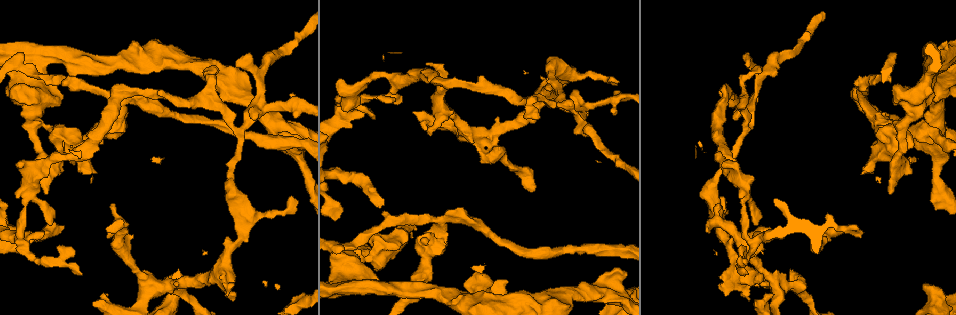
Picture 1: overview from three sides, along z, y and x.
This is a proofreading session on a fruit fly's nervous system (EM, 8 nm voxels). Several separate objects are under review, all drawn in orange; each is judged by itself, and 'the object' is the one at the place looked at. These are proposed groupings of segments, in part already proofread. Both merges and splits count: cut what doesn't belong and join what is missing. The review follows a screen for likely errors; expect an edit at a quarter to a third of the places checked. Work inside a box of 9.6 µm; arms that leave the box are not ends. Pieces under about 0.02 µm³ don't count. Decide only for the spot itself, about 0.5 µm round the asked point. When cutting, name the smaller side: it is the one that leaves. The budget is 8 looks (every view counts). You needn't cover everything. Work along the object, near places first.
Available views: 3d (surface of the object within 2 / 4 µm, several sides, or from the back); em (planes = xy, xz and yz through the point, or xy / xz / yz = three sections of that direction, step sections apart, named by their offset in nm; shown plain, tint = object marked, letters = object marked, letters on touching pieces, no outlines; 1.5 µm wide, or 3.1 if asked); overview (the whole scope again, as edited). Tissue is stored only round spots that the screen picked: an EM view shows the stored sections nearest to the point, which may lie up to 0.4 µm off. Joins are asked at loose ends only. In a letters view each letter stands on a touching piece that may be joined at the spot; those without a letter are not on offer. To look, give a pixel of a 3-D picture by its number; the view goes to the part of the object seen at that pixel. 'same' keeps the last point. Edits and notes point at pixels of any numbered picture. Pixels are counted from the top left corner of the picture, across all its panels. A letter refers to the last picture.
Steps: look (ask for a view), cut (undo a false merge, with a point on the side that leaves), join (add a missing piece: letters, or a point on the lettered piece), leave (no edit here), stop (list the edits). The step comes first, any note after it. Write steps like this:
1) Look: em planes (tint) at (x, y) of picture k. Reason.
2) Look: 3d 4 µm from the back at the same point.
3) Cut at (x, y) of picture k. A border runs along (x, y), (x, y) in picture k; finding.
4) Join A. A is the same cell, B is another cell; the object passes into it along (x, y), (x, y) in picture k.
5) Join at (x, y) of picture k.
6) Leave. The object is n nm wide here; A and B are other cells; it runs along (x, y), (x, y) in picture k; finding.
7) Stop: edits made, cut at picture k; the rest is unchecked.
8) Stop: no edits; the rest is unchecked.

Look: em planes (letters) at (366, 259) of picture 1. Sudden change in width.

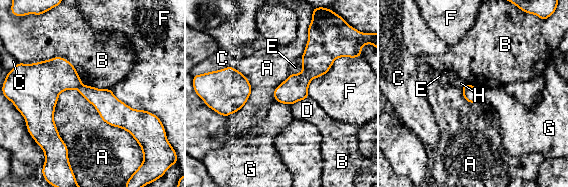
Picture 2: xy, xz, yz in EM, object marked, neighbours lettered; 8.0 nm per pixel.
Cut at (105, 102) of picture 2. A, B, C, D, E, F, G and H are other cells; a border runs along (82, 84), (78, 90) in picture 2; a second neuron is stuck on.

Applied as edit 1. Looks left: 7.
Look: 3d 2 µm at (81, 273) of picture 1. Free end.

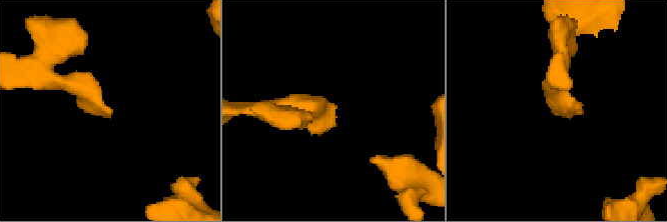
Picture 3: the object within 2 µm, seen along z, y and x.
Look: em planes (letters) at (571, 114) of picture 3. Need the tissue.

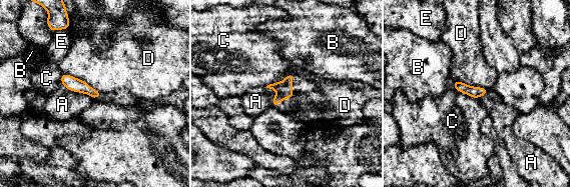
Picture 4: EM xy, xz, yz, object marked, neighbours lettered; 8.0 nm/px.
Leave. A, B, C, D and E are other cells; it runs along (63, 77), (69, 82), (96, 94) in picture 4; no lettered piece goes on from it.

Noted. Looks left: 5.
Look: 3d 2 µm from the back at (932, 291) of picture 1. Calibre changes.

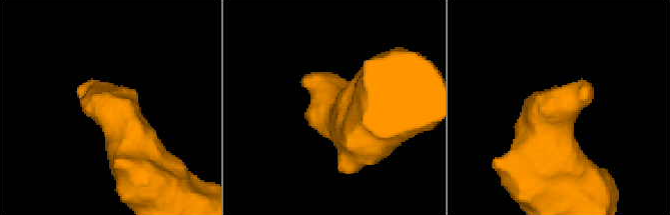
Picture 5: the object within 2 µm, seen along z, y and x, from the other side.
Look: em xy step 8 (tint) at (336, 104) of picture 5. Need the tissue.

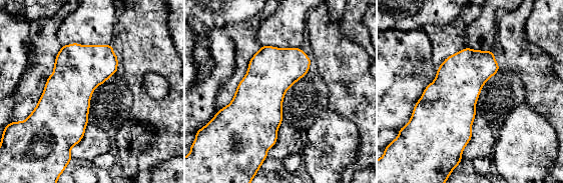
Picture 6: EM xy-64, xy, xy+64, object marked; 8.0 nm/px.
Look: em planes (letters) at the same point. Cut it another way.

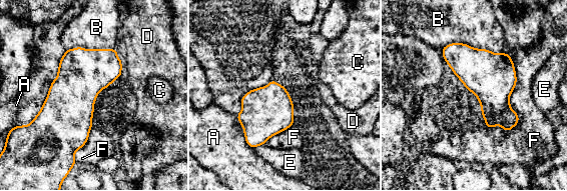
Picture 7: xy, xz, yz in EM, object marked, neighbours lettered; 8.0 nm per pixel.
Leave. The object is 320 nm wide here; A, B, C, D, E and F are other cells; a border runs along (508, 54), (518, 115), (511, 130) in picture 7; continuous, no second neuron.

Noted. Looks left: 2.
Stop: edits made, cut at picture 2; the rest is unchecked.

